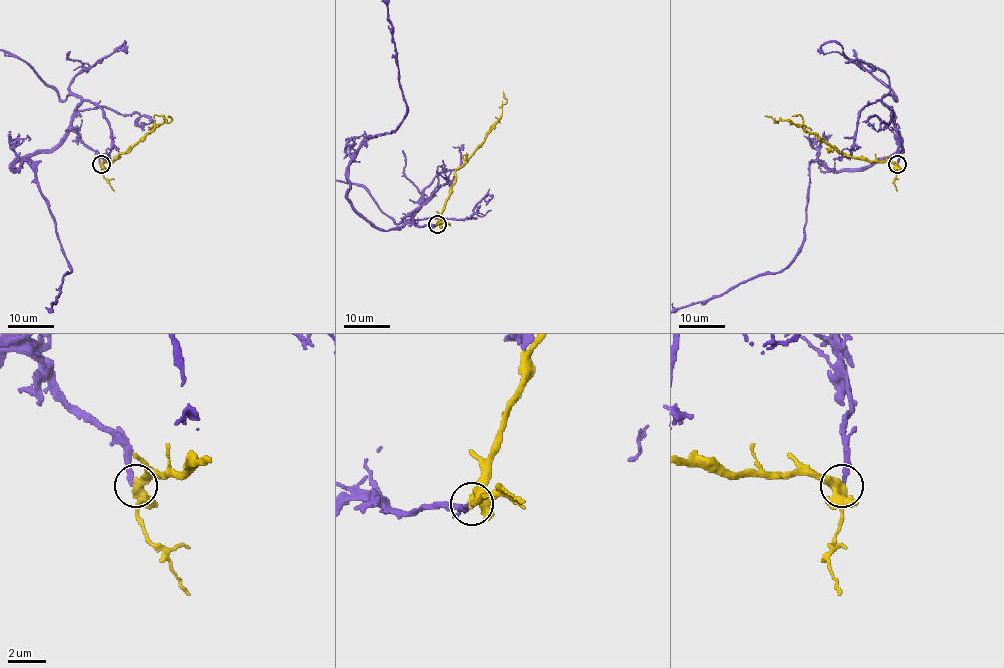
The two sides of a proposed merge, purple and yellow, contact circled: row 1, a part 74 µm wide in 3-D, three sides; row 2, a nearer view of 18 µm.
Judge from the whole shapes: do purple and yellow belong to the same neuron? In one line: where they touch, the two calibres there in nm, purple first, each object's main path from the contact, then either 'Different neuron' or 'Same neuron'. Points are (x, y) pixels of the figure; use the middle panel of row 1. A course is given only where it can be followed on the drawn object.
Place: (437, 224). Thickness 240 nm (purple) against 360 nm. Course of purple: (436, 224), (420, 226), (408, 220), (416, 210), (396, 224), (363, 187). Course of yellow: (437, 224), (456, 170), (502, 114), (502, 107), (507, 101), (503, 91). Different neuron

